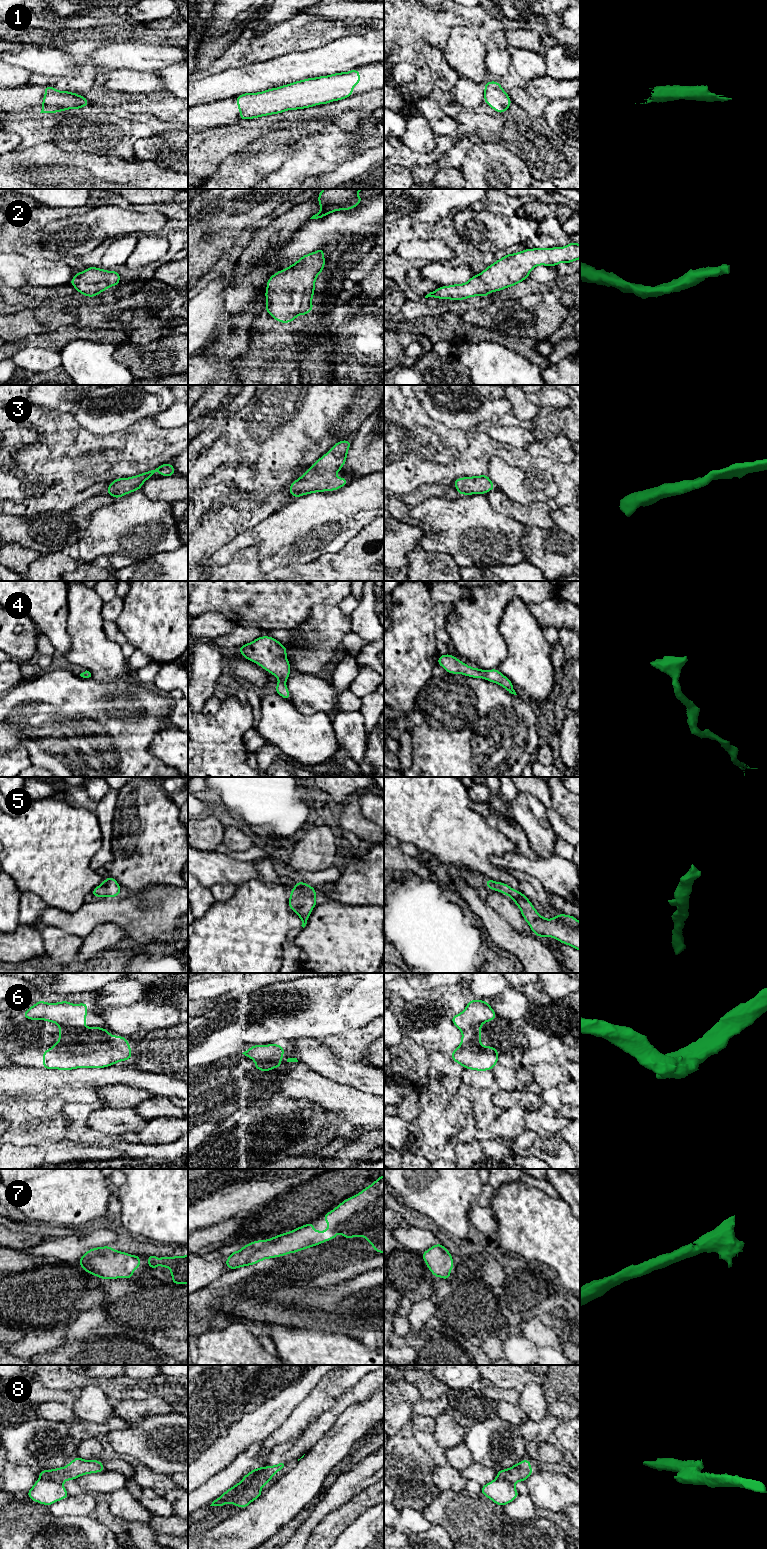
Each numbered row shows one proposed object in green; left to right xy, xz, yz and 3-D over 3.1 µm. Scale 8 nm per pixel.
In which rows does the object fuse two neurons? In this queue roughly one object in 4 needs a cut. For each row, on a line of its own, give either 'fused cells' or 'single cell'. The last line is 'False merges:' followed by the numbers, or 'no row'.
1: single cell
2: single cell
3: single cell
4: single cell
5: single cell
6: fused cells
7: single cell
8: fused cells
False merges: 6, 8

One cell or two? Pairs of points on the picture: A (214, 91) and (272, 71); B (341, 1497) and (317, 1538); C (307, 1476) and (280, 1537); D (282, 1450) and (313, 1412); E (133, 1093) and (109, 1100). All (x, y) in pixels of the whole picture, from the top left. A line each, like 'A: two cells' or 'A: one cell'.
A: one cell
B: two cells
C: two cells
D: two cells
E: one cell

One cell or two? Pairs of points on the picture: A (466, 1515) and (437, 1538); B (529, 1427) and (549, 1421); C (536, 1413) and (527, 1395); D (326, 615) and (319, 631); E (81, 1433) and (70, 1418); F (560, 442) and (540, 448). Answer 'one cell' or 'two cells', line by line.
A: two cells
B: one cell
C: one cell
D: one cell
E: two cells
F: one cell

